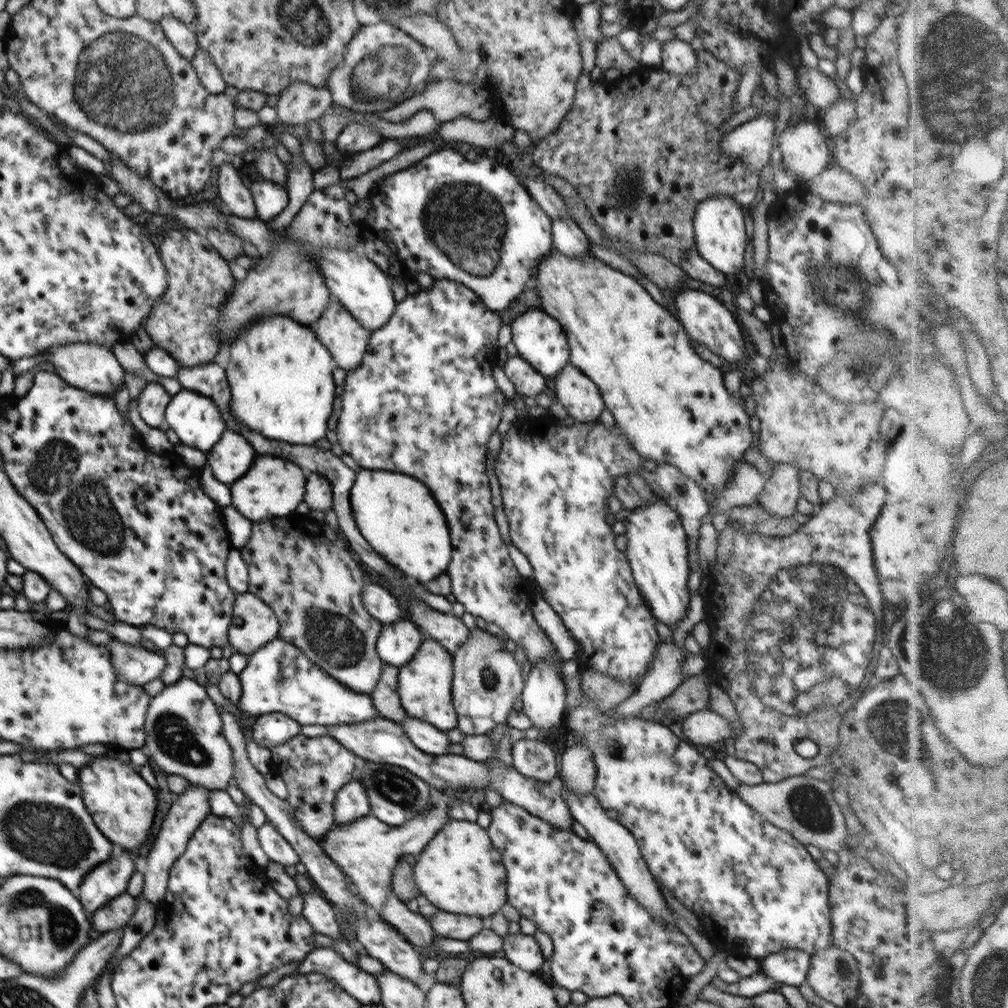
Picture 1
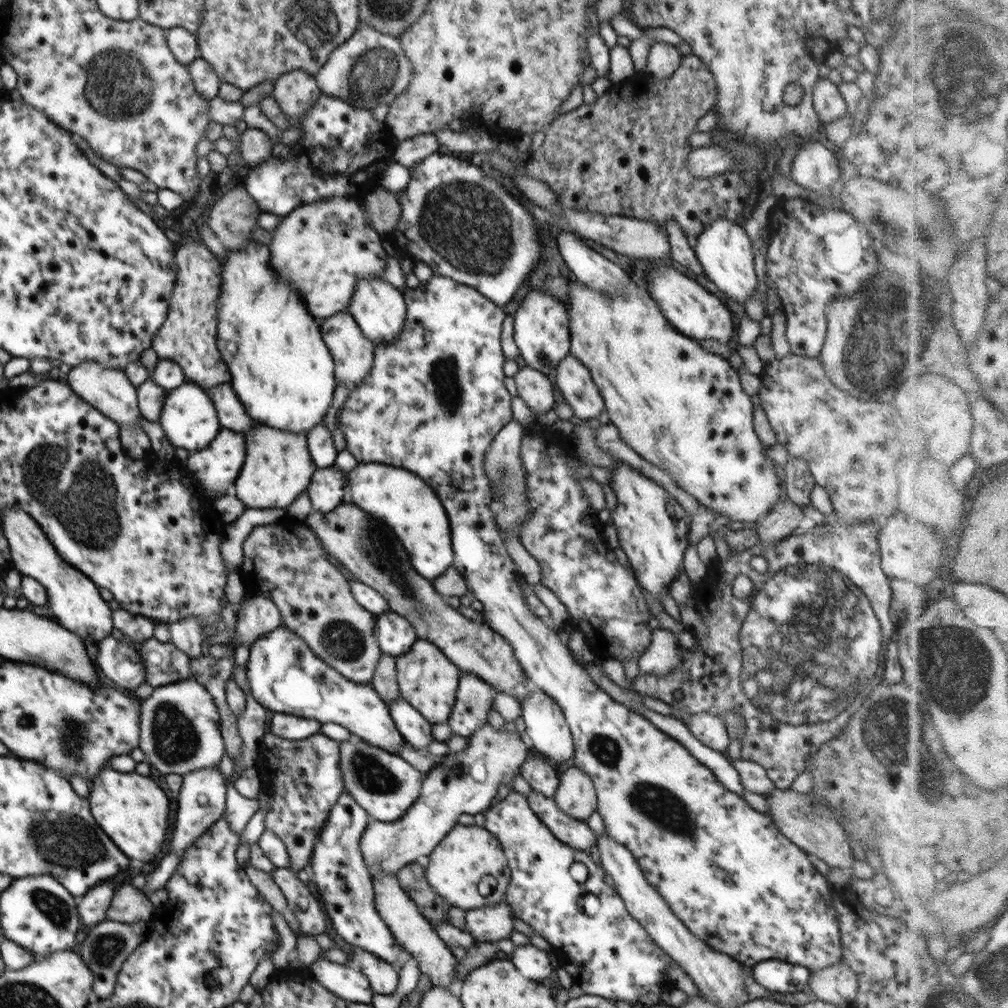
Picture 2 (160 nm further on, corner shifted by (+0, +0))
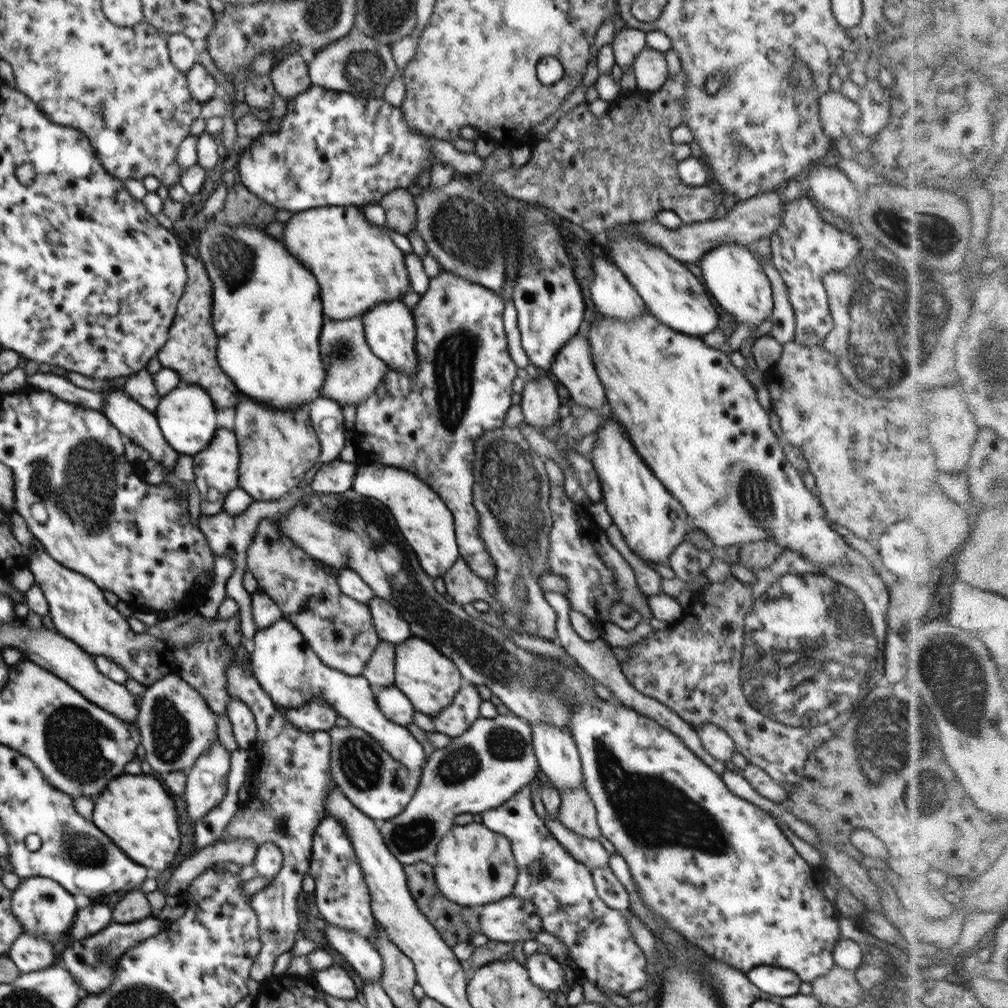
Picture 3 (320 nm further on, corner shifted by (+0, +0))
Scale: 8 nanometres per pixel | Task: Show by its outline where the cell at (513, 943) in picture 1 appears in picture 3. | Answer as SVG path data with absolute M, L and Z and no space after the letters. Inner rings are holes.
M535 952L526 956L524 968L528 971L530 980L542 990L558 990L568 982L564 968L550 954Z

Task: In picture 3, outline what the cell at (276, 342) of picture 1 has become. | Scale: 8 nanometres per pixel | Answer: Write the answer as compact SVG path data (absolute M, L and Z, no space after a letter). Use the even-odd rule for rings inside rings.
M220 216L206 220L206 226L198 234L196 246L198 247L200 261L204 263L212 283L212 322L217 336L217 362L220 369L233 380L240 395L252 396L256 402L279 411L285 411L286 409L305 410L309 402L321 396L320 391L326 378L326 369L324 369L324 364L320 360L319 345L322 325L326 320L326 315L323 313L322 302L320 302L318 279L314 277L314 274L308 268L304 268L304 264L300 264L300 260L296 260L296 256L292 256L286 250L286 246L282 242L271 238L265 231L256 229L254 226L227 226Z

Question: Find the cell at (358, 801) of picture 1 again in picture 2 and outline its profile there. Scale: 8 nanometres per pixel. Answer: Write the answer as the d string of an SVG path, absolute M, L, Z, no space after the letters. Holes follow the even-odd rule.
M342 793L323 824L308 870L322 894L323 915L327 915L336 932L350 945L367 950L392 965L398 962L403 948L396 942L375 907L373 880L360 852L360 839L368 825L368 813L351 794Z

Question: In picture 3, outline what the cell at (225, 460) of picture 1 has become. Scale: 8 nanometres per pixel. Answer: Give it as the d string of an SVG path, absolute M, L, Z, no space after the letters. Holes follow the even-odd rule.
M219 427L215 437L202 452L193 455L193 472L195 484L200 491L200 511L210 516L222 513L225 496L239 486L239 446L236 435L223 427Z

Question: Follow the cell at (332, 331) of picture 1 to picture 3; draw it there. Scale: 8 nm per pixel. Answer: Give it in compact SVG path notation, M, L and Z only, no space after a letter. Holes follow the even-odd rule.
M361 317L326 319L319 339L320 354L326 369L326 378L320 391L322 397L335 400L341 407L347 404L356 406L382 386L388 367L369 347Z

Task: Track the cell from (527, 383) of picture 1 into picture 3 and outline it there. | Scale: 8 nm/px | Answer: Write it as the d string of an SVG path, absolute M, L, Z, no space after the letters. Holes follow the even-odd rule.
M537 377L525 383L521 393L520 408L524 420L541 432L561 420L560 398L554 383L545 377Z

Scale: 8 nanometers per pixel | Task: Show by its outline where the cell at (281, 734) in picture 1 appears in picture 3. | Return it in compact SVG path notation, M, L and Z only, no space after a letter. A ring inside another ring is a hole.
M312 699L300 708L285 710L286 720L300 732L330 731L336 723L336 712L324 699Z

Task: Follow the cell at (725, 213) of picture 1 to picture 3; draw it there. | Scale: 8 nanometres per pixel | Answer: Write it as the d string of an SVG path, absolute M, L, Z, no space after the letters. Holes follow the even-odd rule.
M723 245L712 248L698 263L708 292L722 310L729 312L738 325L760 326L773 313L771 282L752 249L746 245Z

